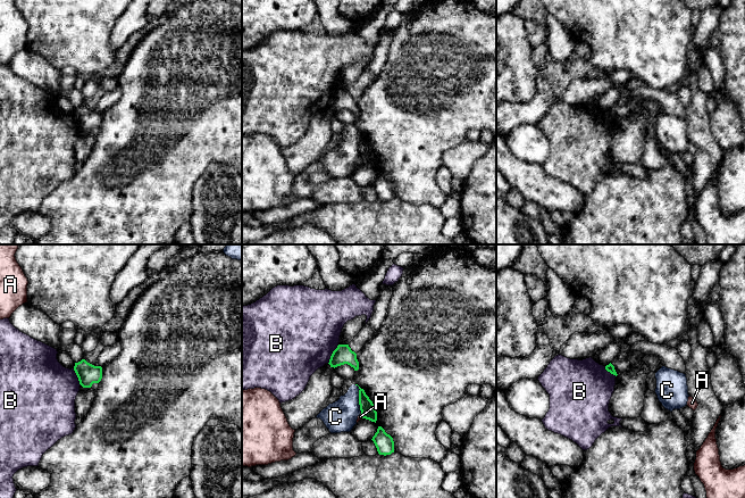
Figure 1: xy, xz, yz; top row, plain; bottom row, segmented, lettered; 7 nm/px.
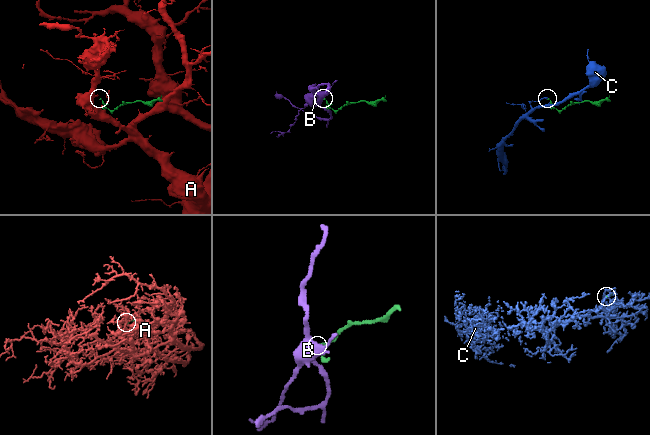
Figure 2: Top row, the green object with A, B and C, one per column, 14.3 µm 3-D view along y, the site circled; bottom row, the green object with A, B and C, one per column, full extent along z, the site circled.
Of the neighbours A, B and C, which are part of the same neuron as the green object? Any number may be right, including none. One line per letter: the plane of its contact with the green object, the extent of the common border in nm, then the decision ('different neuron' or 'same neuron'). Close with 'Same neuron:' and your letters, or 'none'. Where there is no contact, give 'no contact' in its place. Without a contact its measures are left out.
A: xz | 40 nm | different neuron
B: xz | 160 nm | different neuron
C: xz | 220 nm | different neuron
Same neuron: none

